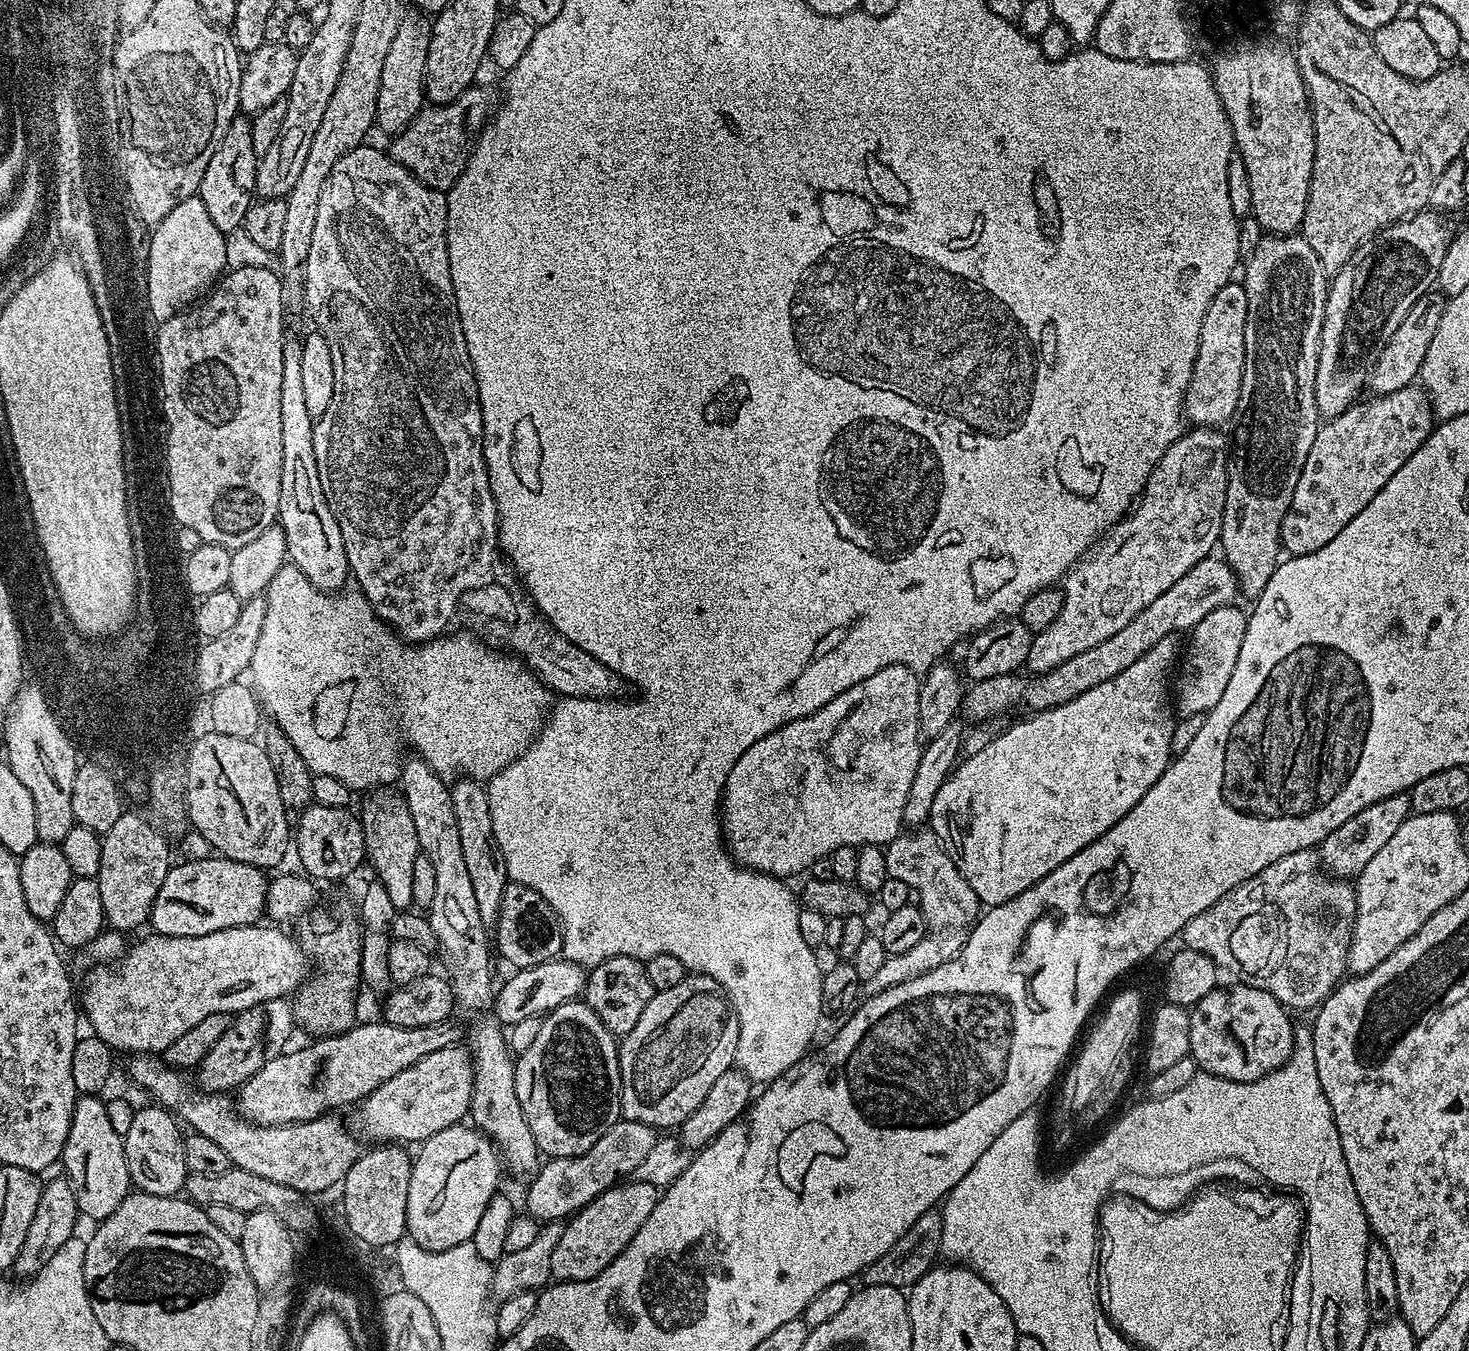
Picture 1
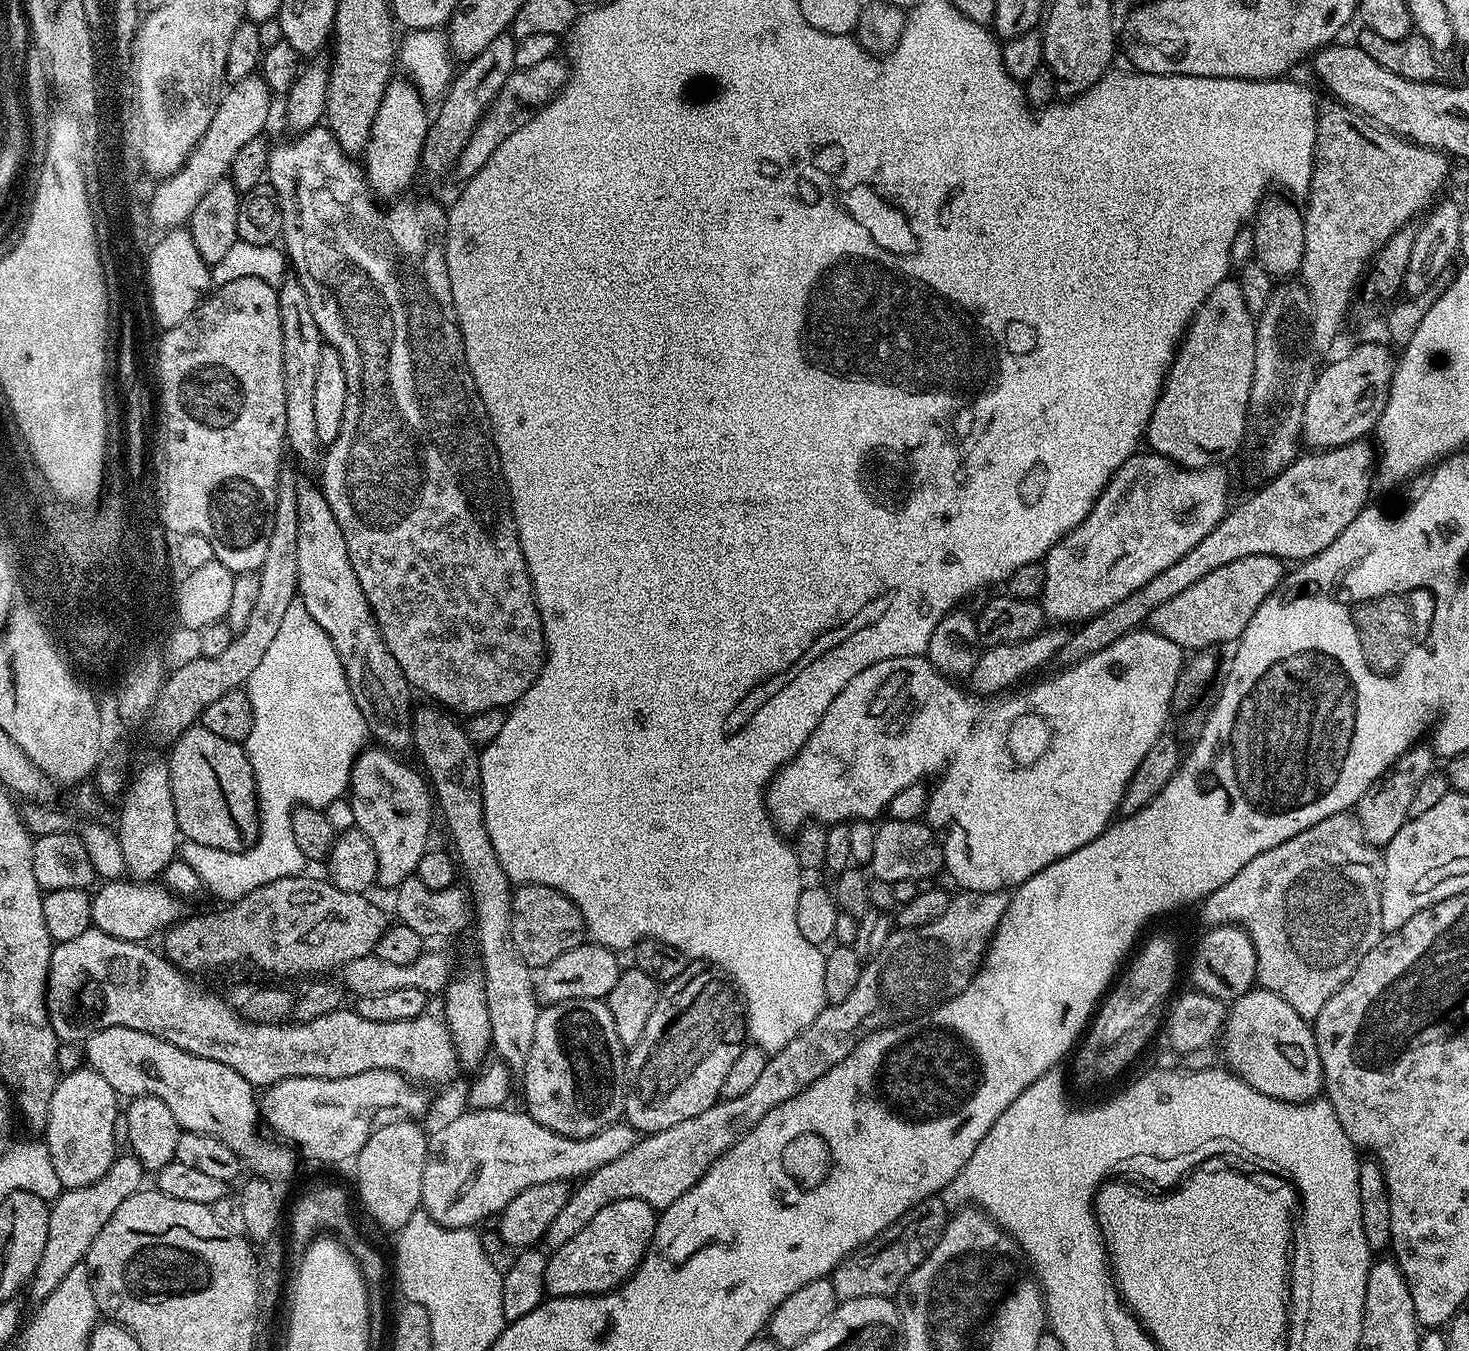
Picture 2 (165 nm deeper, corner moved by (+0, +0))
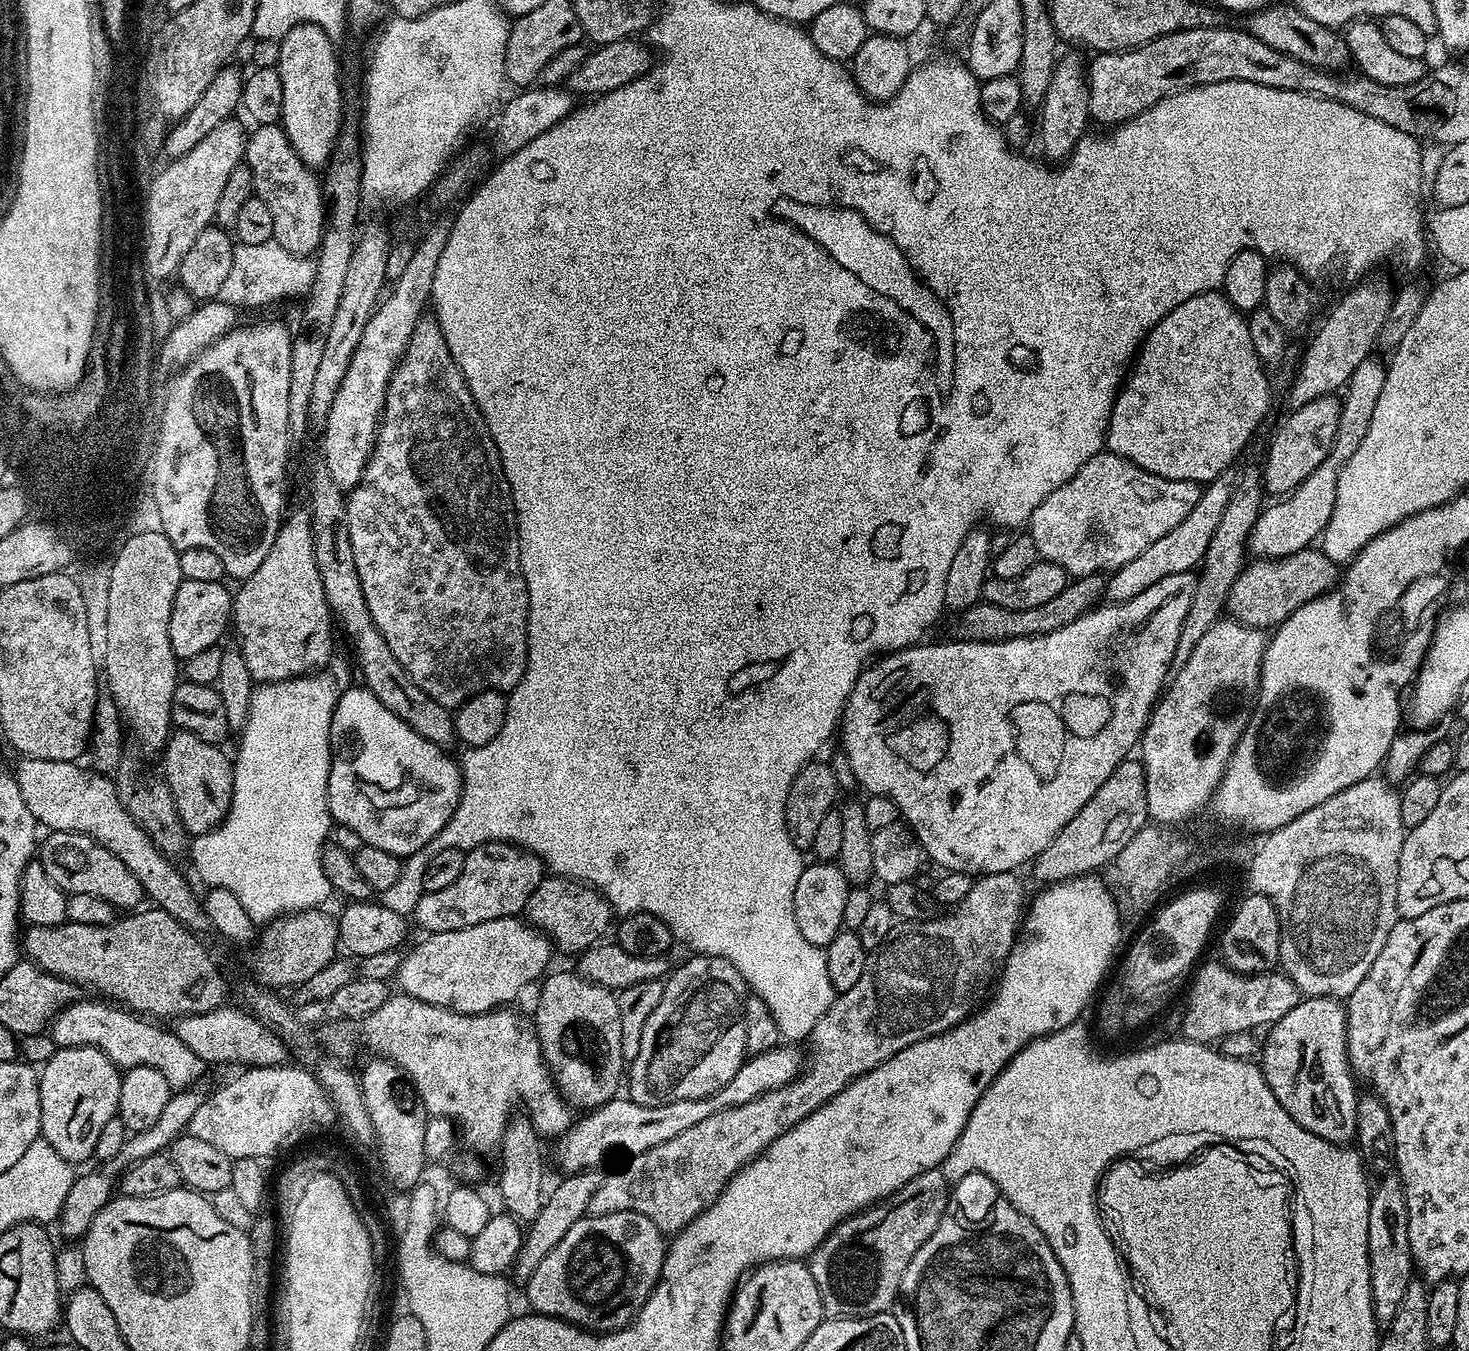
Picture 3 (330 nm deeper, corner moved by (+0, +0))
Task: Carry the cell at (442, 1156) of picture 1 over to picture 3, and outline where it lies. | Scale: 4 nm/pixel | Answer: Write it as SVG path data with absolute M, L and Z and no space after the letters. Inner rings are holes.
M777 1046L757 1056L749 1055L744 1065L730 1078L722 1090L706 1098L682 1098L658 1106L642 1106L627 1098L617 1098L606 1102L601 1108L591 1109L575 1121L563 1137L564 1145L560 1148L560 1164L568 1174L579 1174L585 1170L595 1169L604 1156L624 1156L631 1158L658 1146L670 1138L698 1126L702 1118L720 1112L723 1108L733 1108L742 1102L748 1102L774 1088L785 1088L791 1080L796 1079L802 1071L802 1052L796 1046Z

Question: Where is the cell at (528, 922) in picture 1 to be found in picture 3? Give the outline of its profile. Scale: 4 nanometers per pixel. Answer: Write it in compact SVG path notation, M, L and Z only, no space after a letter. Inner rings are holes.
M552 874L540 883L534 894L530 894L526 920L533 928L543 932L559 951L561 948L564 952L582 954L593 944L601 943L607 932L609 935L614 924L614 913L612 903L592 885Z

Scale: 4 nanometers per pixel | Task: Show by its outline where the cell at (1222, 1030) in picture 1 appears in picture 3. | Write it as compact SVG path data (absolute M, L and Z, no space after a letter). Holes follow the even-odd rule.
M1309 996L1282 1017L1277 1024L1271 1025L1268 1041L1262 1044L1258 1064L1266 1082L1271 1086L1278 1102L1307 1132L1321 1136L1323 1140L1340 1142L1344 1135L1356 1131L1356 1084L1354 1073L1348 1062L1348 1013L1339 999L1331 996Z

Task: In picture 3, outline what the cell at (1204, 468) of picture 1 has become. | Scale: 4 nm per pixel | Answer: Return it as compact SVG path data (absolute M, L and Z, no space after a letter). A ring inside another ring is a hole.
M1101 450L1094 458L1090 458L1058 490L1054 490L1034 510L1030 521L1030 534L1034 538L1034 546L1039 559L1049 560L1052 564L1062 566L1062 570L1069 577L1099 576L1111 574L1122 567L1126 562L1134 562L1146 546L1158 542L1165 534L1170 534L1190 510L1198 502L1201 485L1189 480L1171 480L1162 478L1158 474L1150 474L1129 460L1115 456L1113 452Z

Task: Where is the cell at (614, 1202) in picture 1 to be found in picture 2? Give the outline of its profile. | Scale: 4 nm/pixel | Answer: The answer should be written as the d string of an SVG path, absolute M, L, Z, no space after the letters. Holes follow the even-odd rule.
M626 1198L598 1210L579 1234L566 1246L548 1256L544 1290L553 1296L603 1296L631 1278L639 1268L652 1241L658 1219L657 1209L638 1198Z

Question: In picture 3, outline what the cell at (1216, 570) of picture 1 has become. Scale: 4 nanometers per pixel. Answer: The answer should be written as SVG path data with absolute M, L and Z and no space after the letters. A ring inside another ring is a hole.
M1316 546L1303 548L1280 560L1256 558L1245 563L1240 576L1229 590L1226 608L1231 619L1239 624L1248 628L1272 630L1306 602L1331 592L1340 583L1341 575L1341 565L1326 558L1326 554Z

